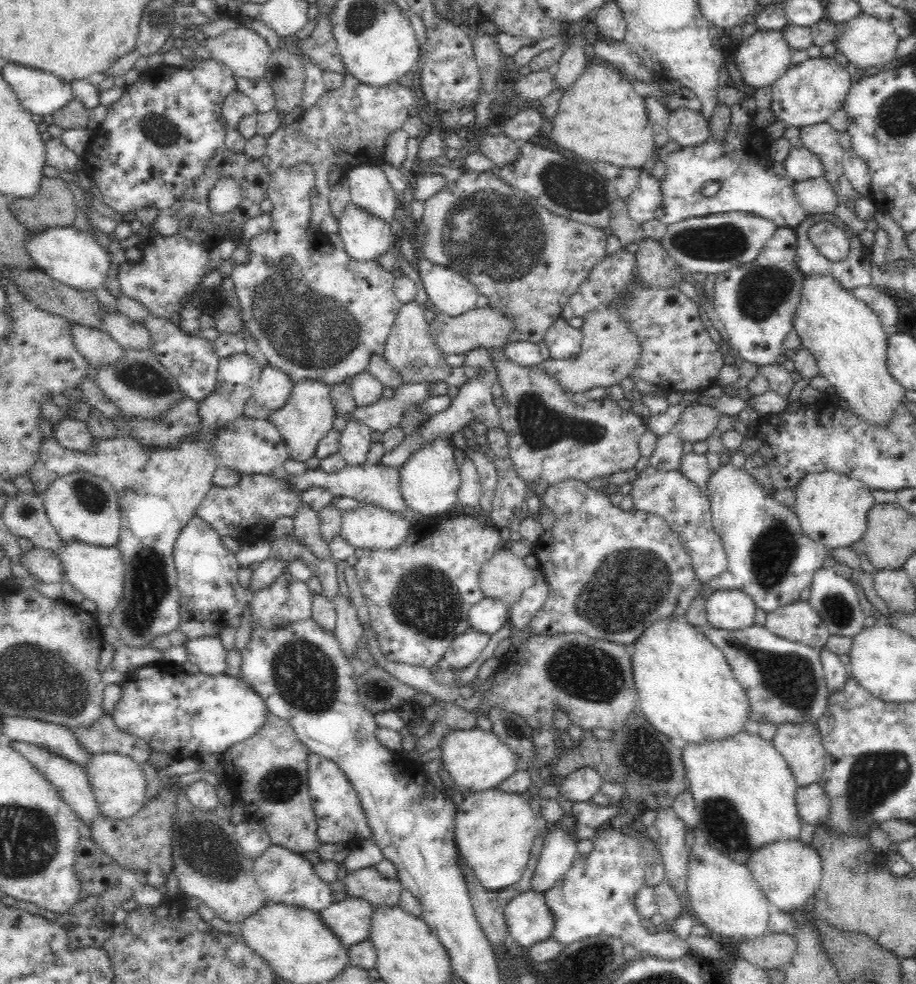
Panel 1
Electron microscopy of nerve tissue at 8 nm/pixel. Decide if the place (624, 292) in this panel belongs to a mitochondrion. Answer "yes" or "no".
yes

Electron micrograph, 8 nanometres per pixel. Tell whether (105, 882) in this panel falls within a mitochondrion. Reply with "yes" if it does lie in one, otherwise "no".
no

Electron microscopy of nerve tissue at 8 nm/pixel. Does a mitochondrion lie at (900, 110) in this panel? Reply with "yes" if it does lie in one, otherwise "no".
yes

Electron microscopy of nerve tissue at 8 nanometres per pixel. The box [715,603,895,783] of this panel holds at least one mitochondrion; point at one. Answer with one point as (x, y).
(791, 677)

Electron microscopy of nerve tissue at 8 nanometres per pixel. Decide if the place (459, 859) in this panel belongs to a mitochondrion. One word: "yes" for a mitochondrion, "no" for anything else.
no

